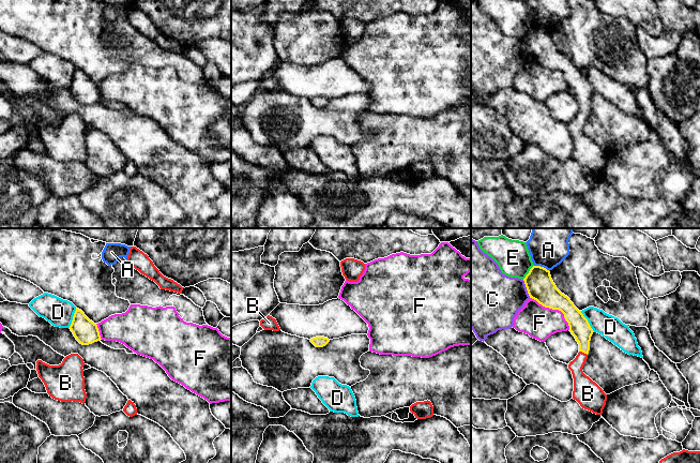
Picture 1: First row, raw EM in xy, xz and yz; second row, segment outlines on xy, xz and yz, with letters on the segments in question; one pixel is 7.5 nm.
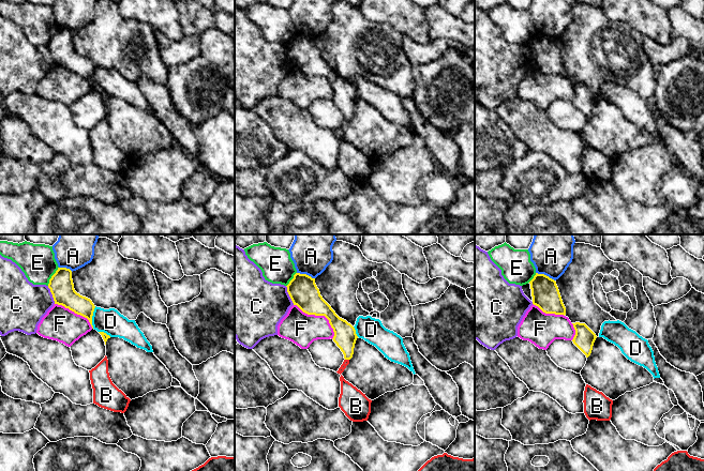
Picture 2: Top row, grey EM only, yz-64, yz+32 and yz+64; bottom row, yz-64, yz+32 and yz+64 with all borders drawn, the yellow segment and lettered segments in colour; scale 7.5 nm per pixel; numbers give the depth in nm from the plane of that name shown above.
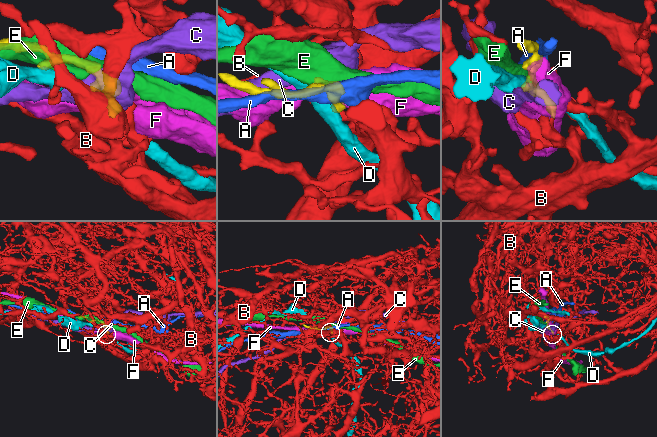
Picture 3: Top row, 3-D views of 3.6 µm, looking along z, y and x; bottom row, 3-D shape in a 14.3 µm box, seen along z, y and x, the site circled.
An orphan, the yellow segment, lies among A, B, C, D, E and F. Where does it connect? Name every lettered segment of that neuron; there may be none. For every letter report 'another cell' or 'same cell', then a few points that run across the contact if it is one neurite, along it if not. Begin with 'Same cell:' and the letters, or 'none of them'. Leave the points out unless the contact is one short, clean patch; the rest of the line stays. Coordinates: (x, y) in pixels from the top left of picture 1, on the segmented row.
Same cell: B
A: another cell
B: same cell; line yz (579, 326), (583, 337), (583, 352), (578, 362), (583, 385)
C: another cell; line yz (522, 280), (530, 297)
D: another cell
E: another cell
F: another cell

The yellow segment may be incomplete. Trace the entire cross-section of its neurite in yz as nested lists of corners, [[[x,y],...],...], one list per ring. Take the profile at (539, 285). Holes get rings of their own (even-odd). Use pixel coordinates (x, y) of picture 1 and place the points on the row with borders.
[[[533,266],[523,281],[530,298],[536,300],[545,308],[559,310],[564,314],[569,331],[579,344],[578,355],[568,364],[574,378],[573,399],[582,408],[593,414],[602,415],[606,405],[607,394],[582,371],[588,359],[591,337],[594,332],[588,319],[574,305],[570,299],[557,288],[550,271],[546,268]]]

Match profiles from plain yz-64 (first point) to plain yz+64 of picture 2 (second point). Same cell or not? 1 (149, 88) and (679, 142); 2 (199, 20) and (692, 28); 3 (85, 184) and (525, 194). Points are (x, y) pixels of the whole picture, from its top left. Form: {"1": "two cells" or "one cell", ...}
{"1": "one cell", "2": "one cell", "3": "one cell"}

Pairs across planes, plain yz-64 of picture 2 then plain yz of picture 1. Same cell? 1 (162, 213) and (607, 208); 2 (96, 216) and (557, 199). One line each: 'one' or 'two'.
1: one
2: one

